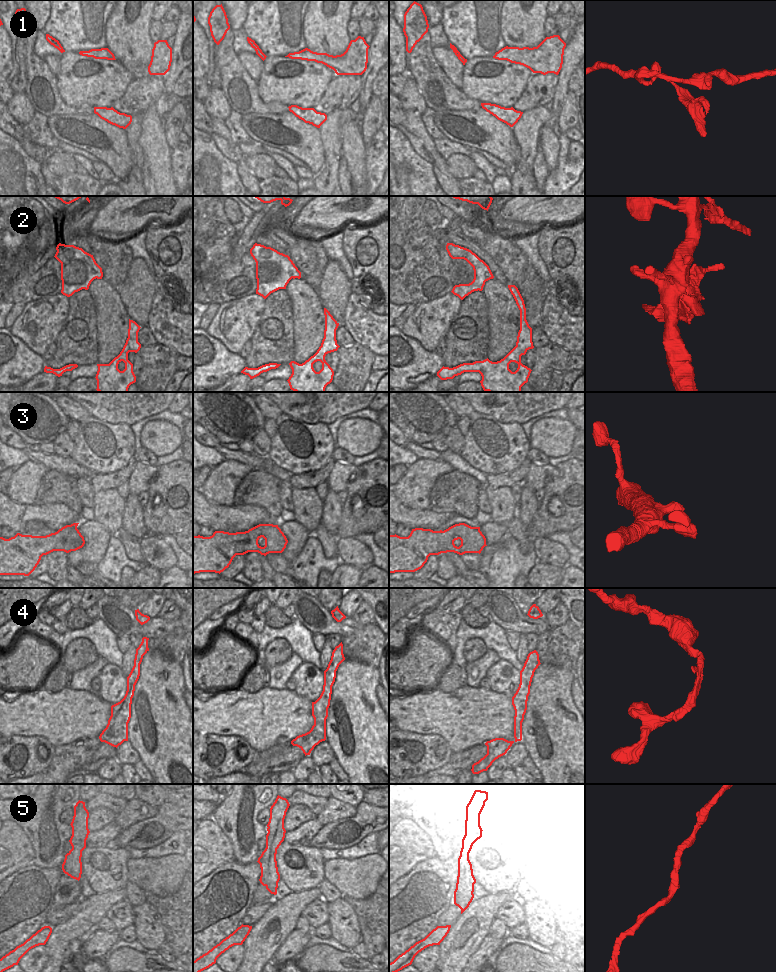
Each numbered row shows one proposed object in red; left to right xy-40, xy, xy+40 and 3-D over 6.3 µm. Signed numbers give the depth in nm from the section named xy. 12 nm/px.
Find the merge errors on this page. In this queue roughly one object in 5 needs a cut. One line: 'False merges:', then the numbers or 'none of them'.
False merges: 2

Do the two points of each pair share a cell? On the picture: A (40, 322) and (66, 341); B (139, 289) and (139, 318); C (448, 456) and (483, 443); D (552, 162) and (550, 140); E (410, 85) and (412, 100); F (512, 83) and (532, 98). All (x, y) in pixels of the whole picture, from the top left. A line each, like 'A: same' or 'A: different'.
A: different
B: same
C: different
D: same
E: same
F: different

